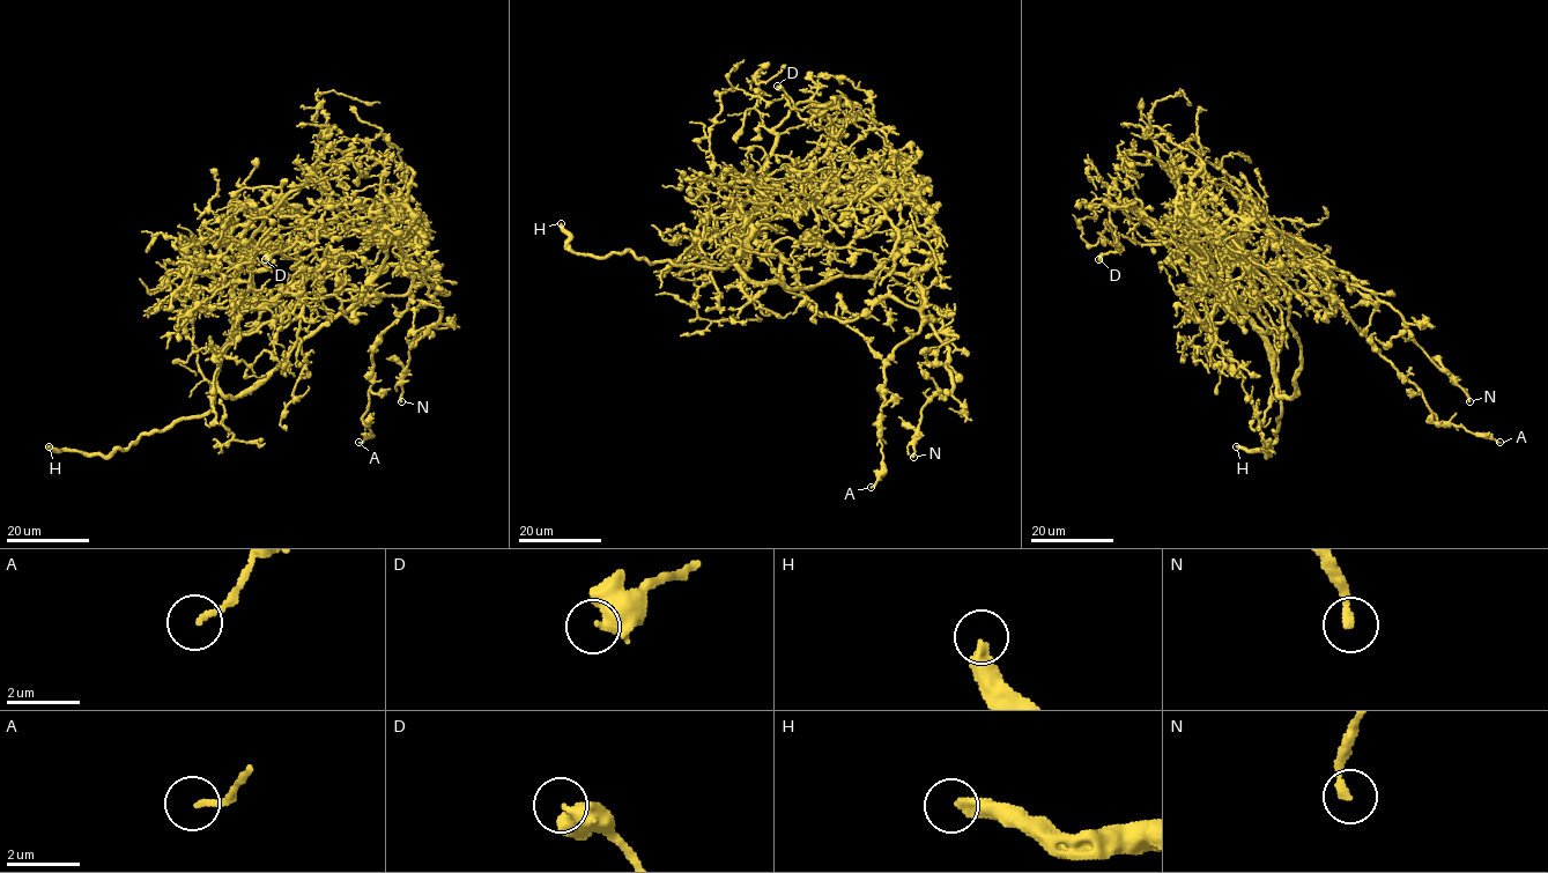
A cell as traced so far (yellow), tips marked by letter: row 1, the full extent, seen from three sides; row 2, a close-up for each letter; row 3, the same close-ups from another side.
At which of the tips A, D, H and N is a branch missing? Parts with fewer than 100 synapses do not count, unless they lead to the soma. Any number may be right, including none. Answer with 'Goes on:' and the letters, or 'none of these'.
Goes on: H

